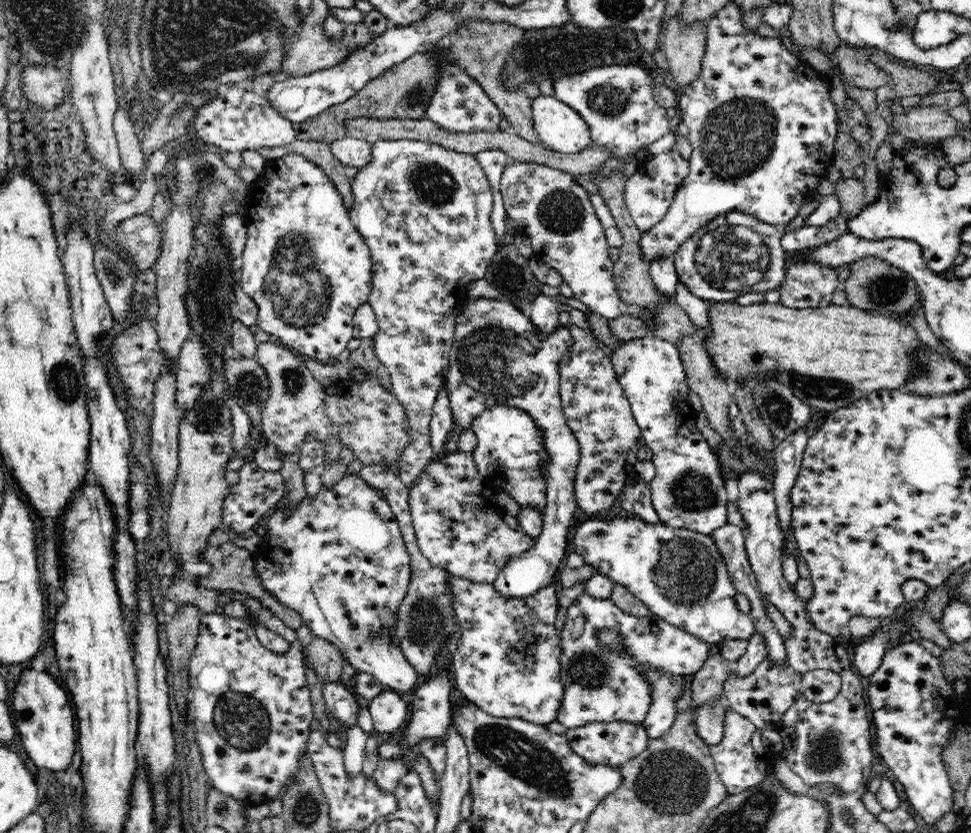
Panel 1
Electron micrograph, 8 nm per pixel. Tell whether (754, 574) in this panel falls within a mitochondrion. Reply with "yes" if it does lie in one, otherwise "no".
no

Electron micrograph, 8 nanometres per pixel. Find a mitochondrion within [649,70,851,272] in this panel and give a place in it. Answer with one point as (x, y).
(737, 138)

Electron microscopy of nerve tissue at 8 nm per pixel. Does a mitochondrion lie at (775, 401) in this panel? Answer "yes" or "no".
yes

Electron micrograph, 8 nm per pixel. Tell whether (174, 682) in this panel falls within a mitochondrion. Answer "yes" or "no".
no

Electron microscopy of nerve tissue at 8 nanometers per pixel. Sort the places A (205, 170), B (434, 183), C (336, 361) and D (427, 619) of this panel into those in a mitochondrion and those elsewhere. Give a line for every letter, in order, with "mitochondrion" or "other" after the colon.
A: mitochondrion
B: mitochondrion
C: other
D: mitochondrion

